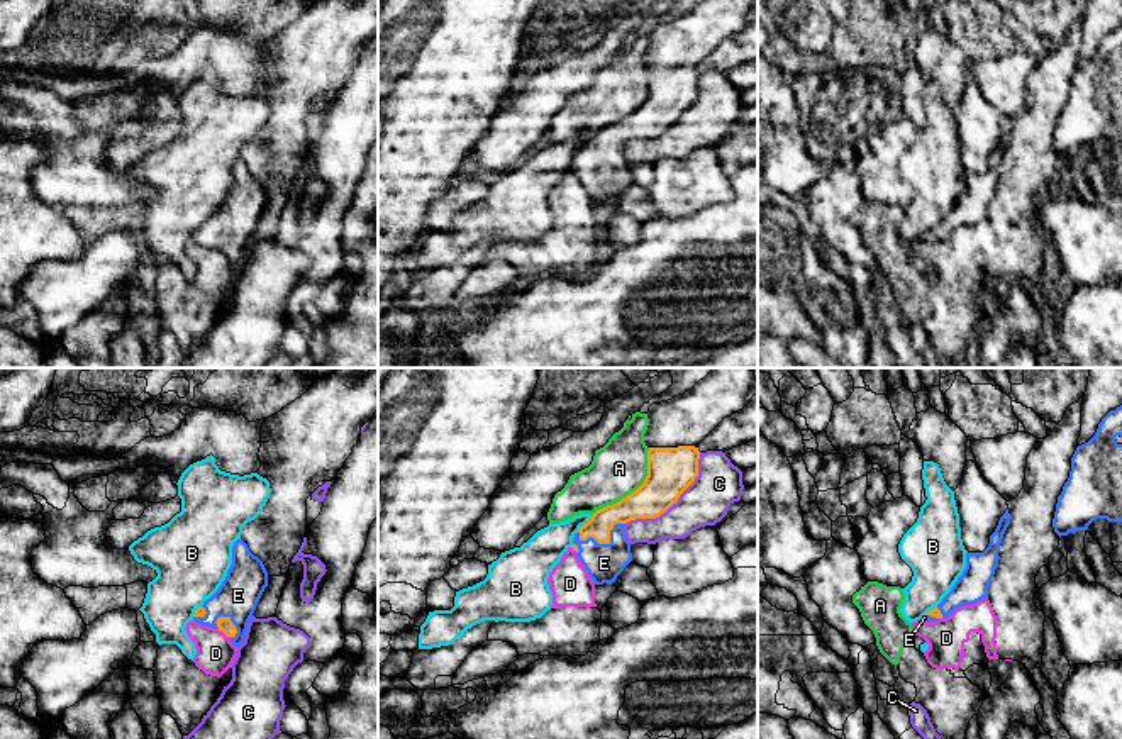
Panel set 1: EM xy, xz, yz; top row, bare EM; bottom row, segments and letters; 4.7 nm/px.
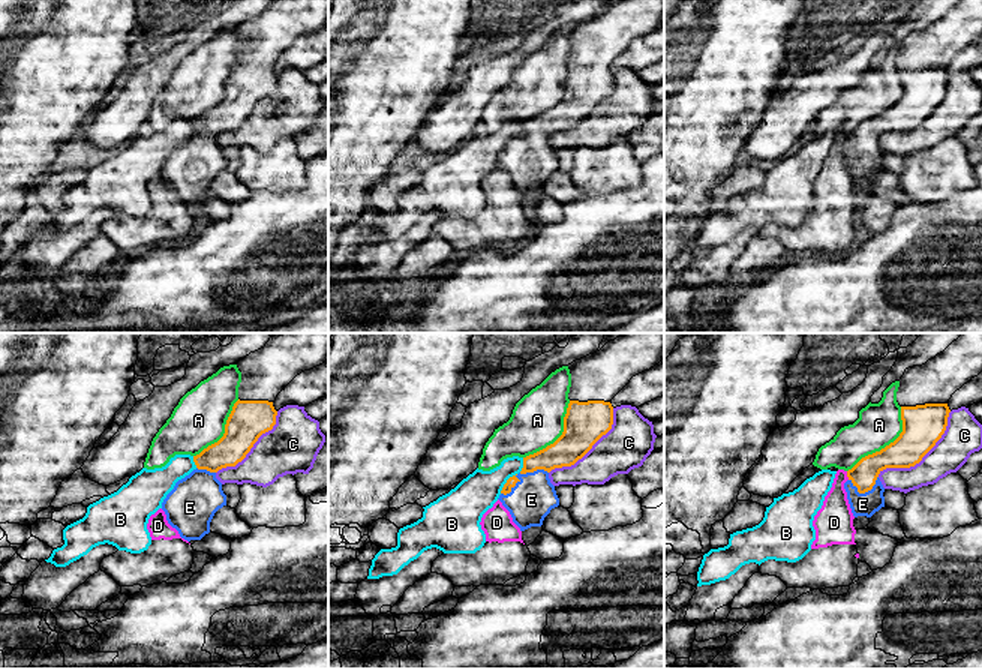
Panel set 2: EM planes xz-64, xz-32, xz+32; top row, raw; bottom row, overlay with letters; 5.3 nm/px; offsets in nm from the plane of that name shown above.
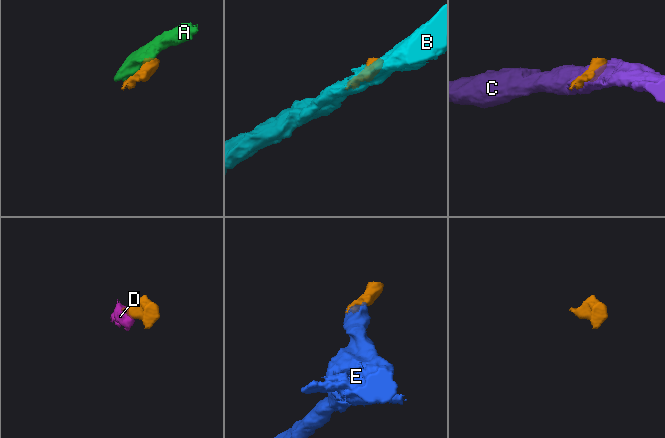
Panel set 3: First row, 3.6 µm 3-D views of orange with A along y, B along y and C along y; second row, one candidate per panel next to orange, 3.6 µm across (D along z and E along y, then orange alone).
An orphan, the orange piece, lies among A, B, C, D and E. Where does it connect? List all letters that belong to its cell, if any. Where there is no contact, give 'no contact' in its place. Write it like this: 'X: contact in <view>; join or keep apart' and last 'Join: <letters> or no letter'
A: contact in xz; keep apart
B: contact in xz; keep apart
C: contact in xz; keep apart
D: contact in xy; keep apart
E: contact in xz; join
Join: E

